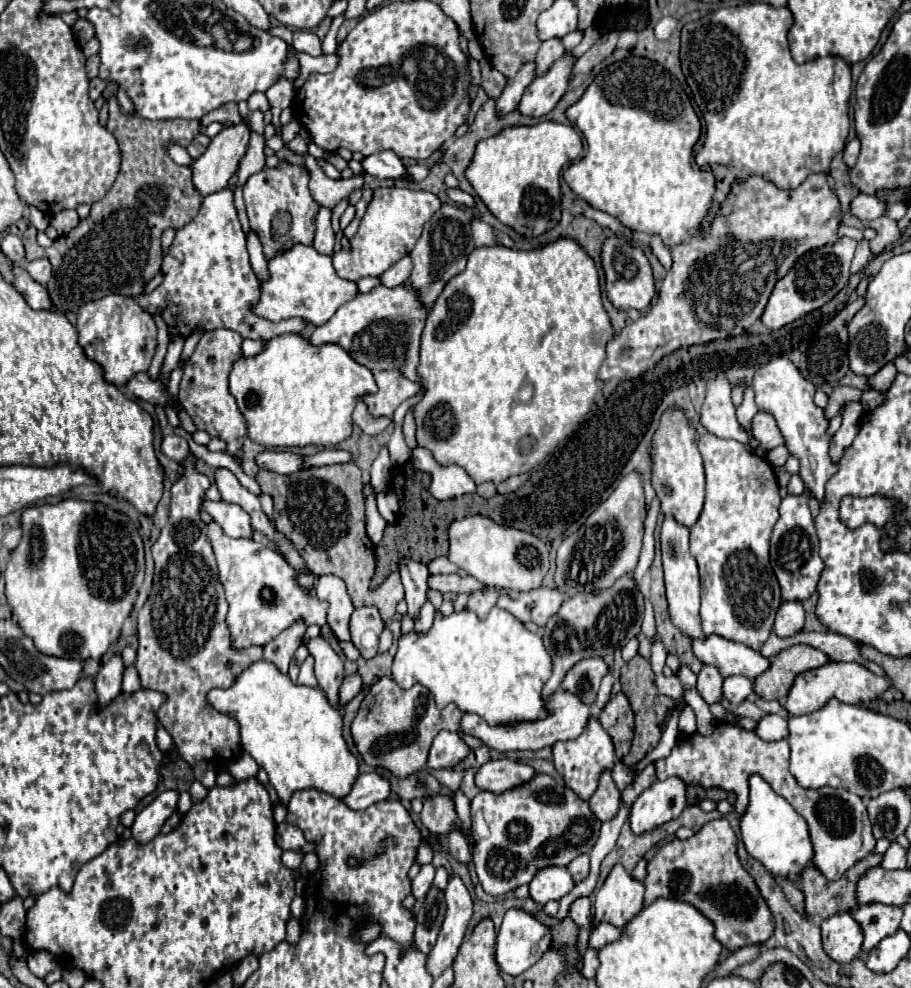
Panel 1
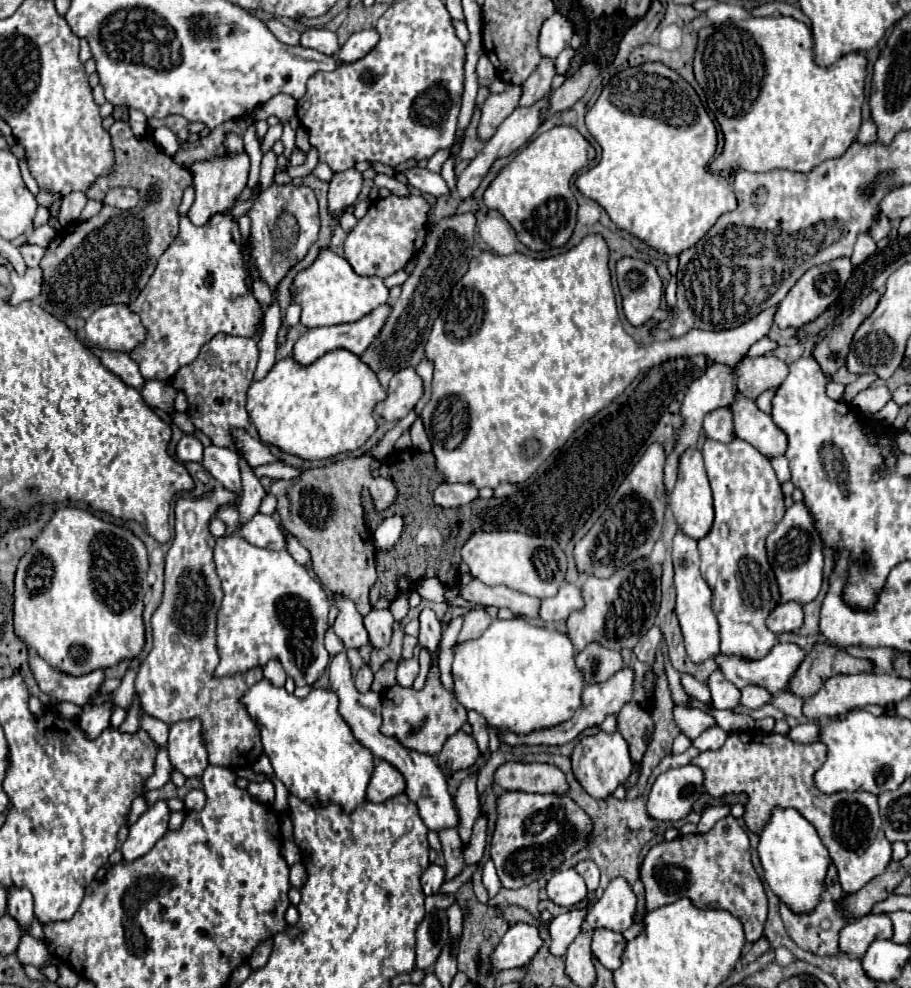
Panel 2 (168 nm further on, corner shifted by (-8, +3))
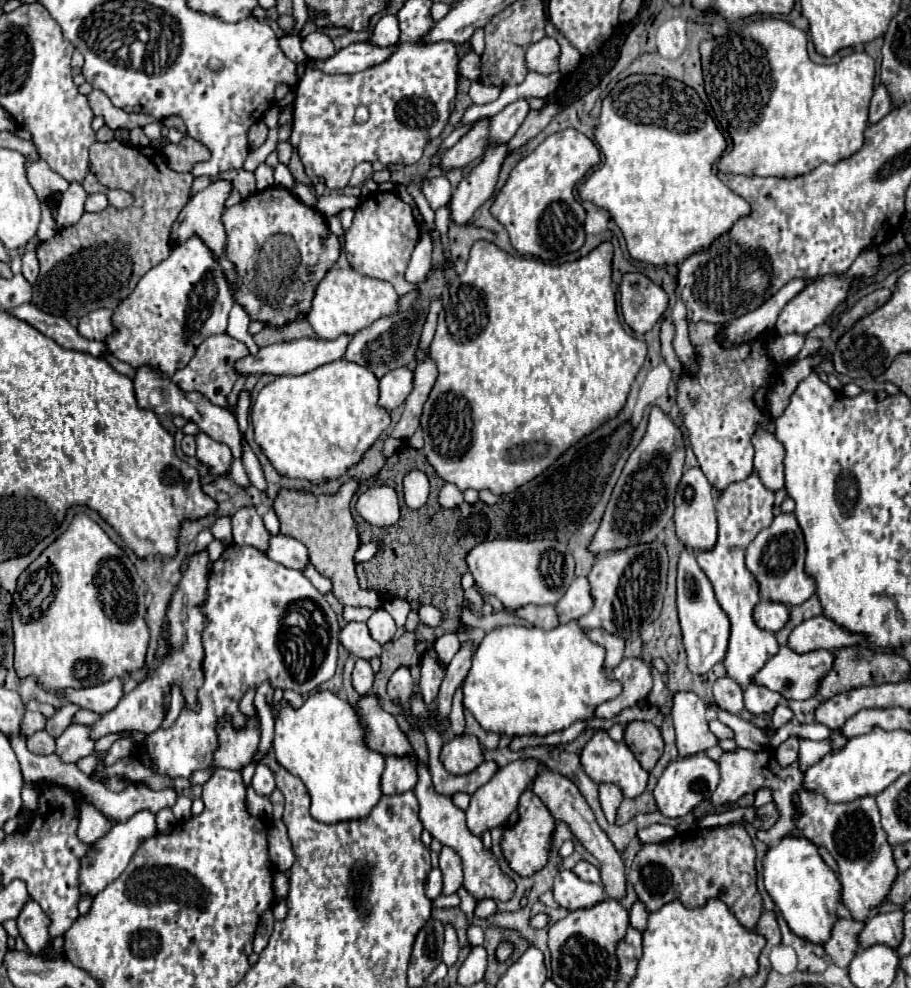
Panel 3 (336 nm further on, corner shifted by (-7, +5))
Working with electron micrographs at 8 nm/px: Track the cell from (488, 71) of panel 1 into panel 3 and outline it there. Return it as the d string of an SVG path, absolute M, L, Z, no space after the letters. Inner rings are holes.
M475 51L465 53L457 63L457 73L461 77L467 77L469 81L479 81L479 75L481 75L481 59L479 59L479 55Z

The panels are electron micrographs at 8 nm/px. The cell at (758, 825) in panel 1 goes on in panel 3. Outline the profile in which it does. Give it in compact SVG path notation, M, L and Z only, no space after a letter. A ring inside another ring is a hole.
M783 837L777 847L771 847L765 855L765 889L771 895L777 911L787 921L789 929L809 941L809 943L825 943L831 939L831 929L839 919L837 909L841 905L841 889L839 879L833 869L817 853L817 847L805 839Z

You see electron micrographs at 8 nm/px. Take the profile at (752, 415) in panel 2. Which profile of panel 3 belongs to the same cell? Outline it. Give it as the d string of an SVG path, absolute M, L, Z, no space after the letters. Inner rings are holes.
M759 429L753 435L753 447L755 447L755 471L761 479L761 483L777 493L785 487L785 473L783 473L783 457L785 449L775 439L775 435L767 433L765 429Z

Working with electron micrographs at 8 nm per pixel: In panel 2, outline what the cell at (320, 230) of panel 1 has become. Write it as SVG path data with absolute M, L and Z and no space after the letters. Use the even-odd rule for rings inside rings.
M356 169L338 171L334 173L330 181L328 191L328 211L334 219L340 219L340 215L346 211L348 205L354 205L362 189L362 175Z

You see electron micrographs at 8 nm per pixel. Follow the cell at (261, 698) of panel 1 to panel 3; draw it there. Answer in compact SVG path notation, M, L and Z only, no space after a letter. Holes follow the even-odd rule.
M319 691L311 695L301 709L291 709L285 701L273 703L275 713L275 739L273 753L289 773L297 775L311 795L311 815L321 823L339 823L363 819L381 799L381 773L385 769L385 757L365 743L365 725L361 723L357 711L331 691Z

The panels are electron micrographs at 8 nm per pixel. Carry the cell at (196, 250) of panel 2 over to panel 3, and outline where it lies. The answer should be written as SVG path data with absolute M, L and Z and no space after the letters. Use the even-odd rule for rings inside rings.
M191 237L183 245L173 247L171 255L161 265L147 271L139 285L133 289L133 293L119 303L119 307L113 311L115 335L107 337L103 343L107 345L109 353L113 353L119 361L129 363L131 367L153 365L159 367L165 377L171 377L177 369L183 369L191 361L191 357L207 337L225 333L231 307L231 291L219 263L213 259L211 251L199 237Z

